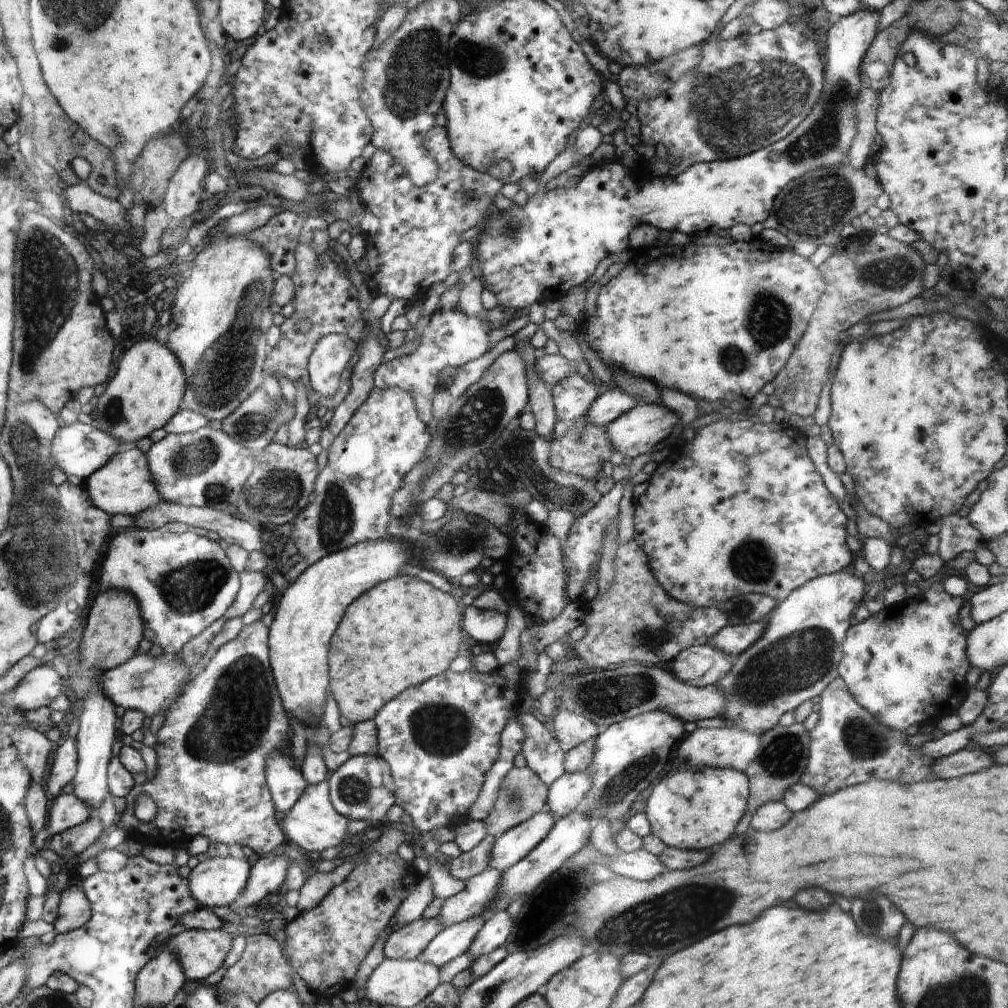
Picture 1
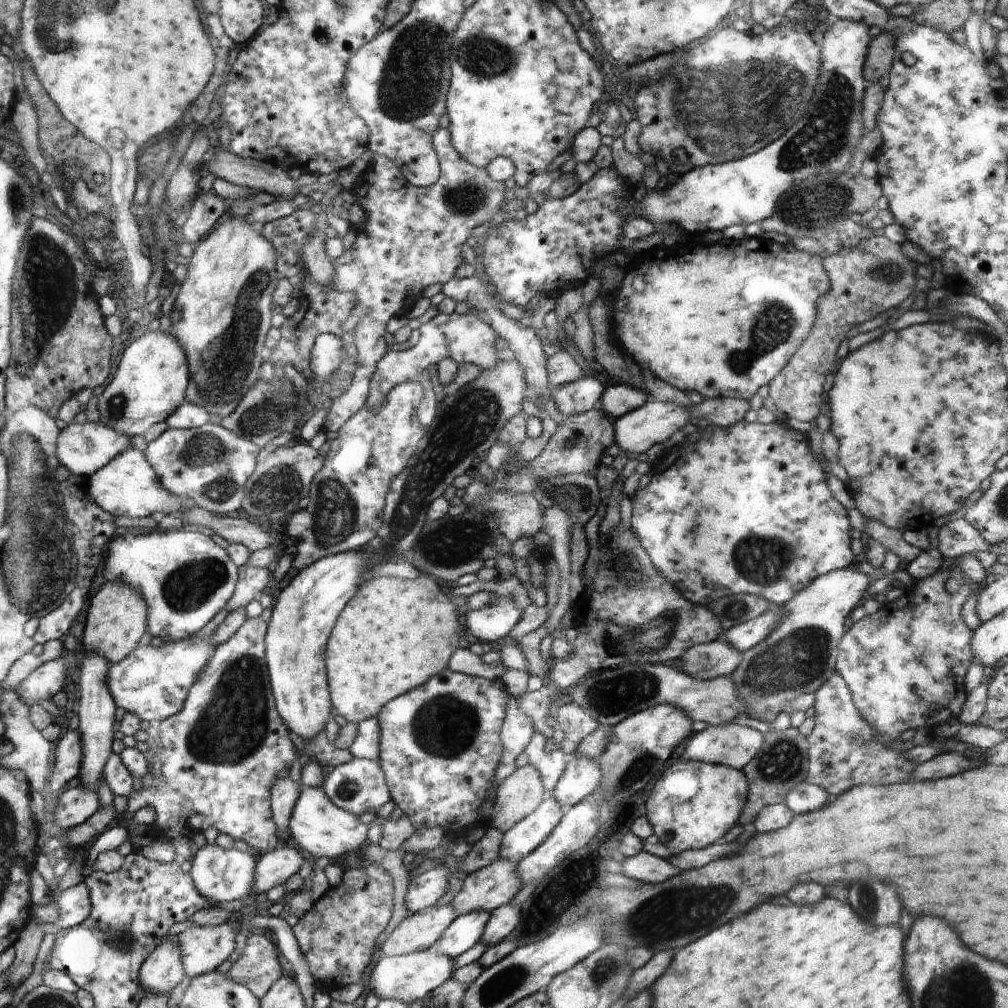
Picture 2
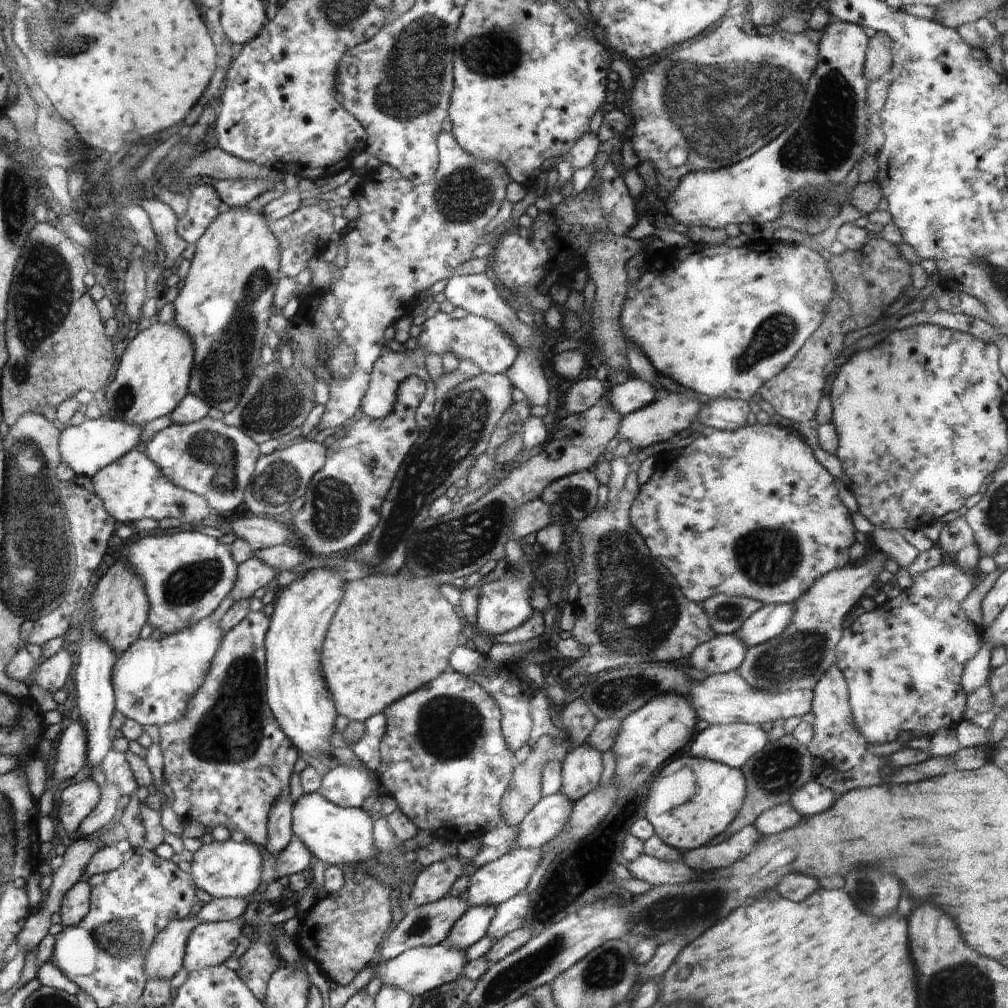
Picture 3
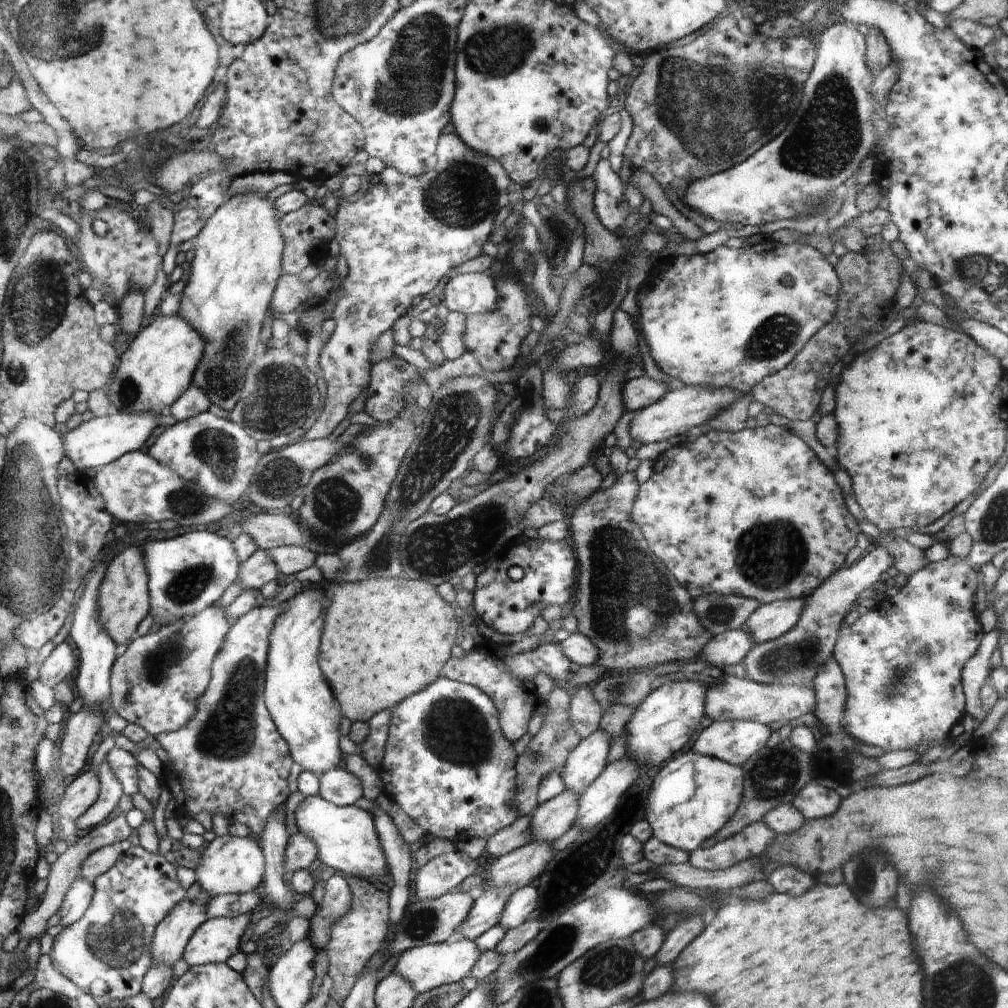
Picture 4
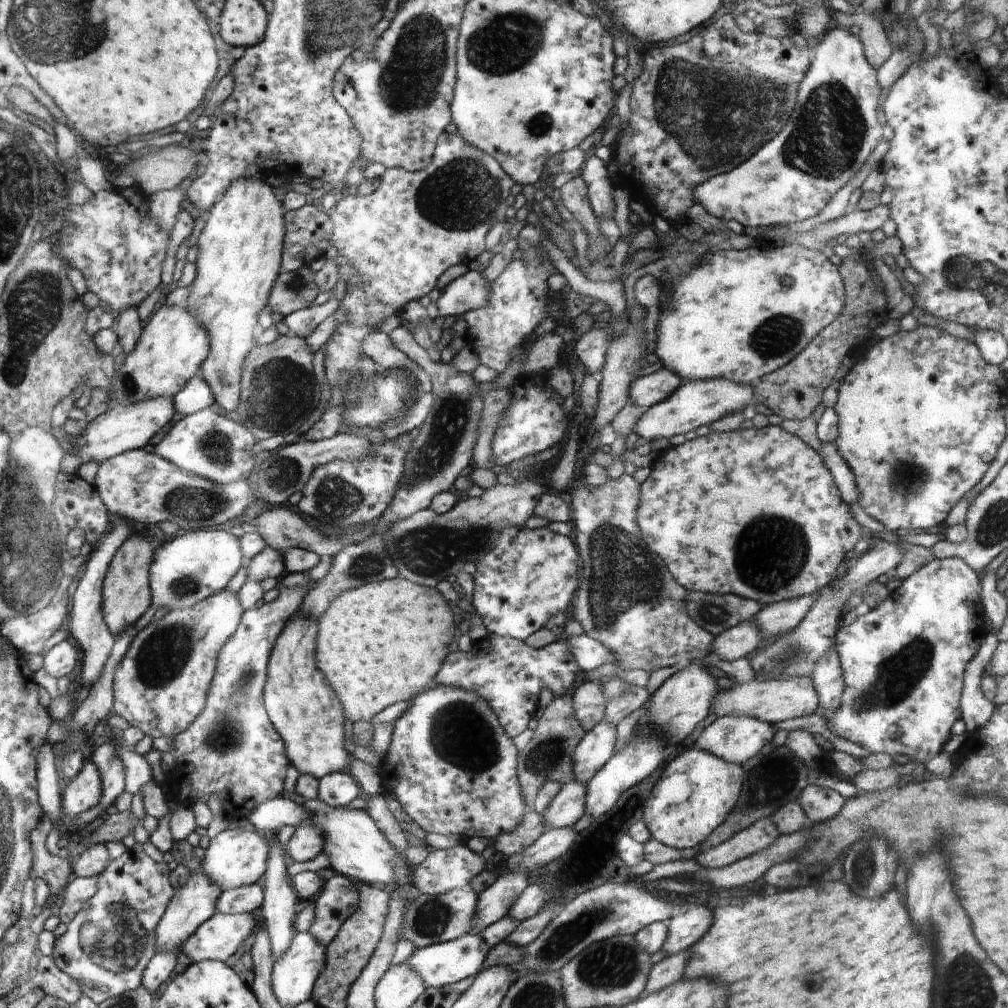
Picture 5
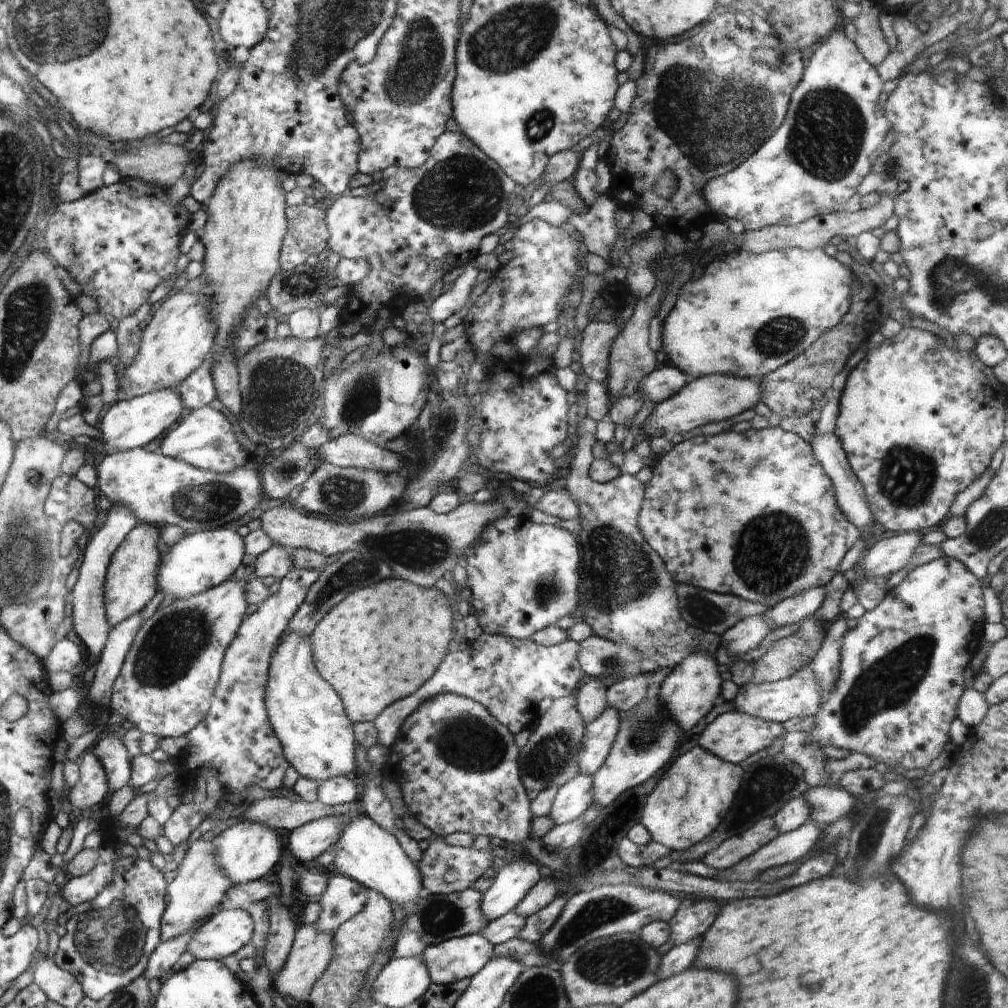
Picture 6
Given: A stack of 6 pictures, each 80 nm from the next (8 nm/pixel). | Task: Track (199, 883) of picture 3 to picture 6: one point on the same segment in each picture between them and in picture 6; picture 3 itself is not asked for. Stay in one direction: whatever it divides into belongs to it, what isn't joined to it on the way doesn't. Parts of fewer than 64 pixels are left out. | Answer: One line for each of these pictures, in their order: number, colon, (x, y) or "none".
4: (229, 865)
5: (234, 858)
6: (247, 851)

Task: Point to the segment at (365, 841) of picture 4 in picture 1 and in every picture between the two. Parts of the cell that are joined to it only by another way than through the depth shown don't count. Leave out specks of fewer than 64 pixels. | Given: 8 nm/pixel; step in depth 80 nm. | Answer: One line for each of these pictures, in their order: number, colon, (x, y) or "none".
1: (312, 824)
2: (318, 826)
3: (335, 835)

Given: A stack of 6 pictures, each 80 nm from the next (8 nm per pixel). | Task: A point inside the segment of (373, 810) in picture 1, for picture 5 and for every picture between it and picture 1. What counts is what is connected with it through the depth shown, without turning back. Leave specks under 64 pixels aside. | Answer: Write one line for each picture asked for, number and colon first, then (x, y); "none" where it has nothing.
2: (358, 786)
3: (346, 787)
4: (338, 786)
5: (338, 789)

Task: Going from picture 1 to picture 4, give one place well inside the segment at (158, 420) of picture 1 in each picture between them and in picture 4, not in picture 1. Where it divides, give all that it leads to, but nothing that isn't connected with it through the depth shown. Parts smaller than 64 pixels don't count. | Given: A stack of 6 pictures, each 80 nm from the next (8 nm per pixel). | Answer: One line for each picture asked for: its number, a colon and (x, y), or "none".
2: (150, 384)
3: (154, 374)
4: (159, 366)

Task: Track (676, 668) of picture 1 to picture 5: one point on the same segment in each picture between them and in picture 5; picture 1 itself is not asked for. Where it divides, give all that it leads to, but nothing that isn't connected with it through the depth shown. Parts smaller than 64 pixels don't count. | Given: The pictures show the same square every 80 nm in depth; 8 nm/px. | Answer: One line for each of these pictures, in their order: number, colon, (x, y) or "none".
2: (704, 661)
3: (723, 653)
4: (729, 648)
5: (735, 643)

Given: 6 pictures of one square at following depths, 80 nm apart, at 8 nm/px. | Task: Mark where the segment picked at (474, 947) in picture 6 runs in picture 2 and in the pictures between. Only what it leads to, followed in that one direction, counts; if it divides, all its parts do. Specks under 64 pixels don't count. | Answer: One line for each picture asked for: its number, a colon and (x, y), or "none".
2: (408, 977)
3: (418, 970)
4: (428, 967)
5: (447, 962)

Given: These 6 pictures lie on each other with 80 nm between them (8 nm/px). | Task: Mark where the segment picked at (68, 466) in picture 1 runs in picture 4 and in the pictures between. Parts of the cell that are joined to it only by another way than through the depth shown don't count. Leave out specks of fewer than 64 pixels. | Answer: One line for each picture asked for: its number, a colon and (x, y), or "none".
2: (83, 449)
3: (89, 447)
4: (101, 441)

